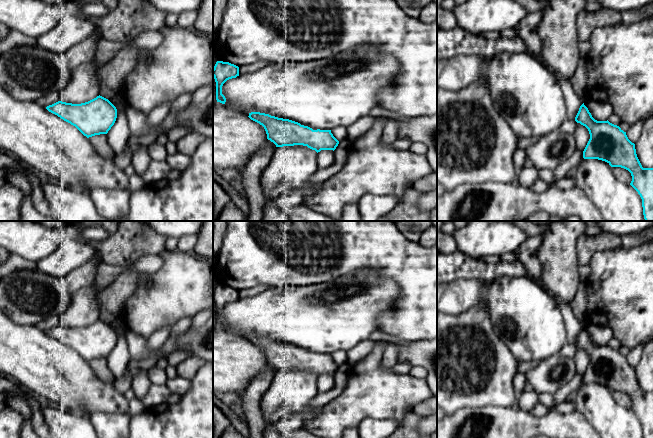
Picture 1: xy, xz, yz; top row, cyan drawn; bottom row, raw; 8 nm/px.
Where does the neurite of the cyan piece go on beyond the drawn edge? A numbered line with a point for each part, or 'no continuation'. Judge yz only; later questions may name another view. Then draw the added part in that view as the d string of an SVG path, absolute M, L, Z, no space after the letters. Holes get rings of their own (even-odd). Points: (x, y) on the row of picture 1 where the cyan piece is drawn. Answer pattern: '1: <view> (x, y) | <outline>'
no continuation

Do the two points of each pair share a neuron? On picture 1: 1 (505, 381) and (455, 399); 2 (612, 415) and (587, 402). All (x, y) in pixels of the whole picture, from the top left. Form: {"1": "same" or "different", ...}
{"1": "same", "2": "same"}

